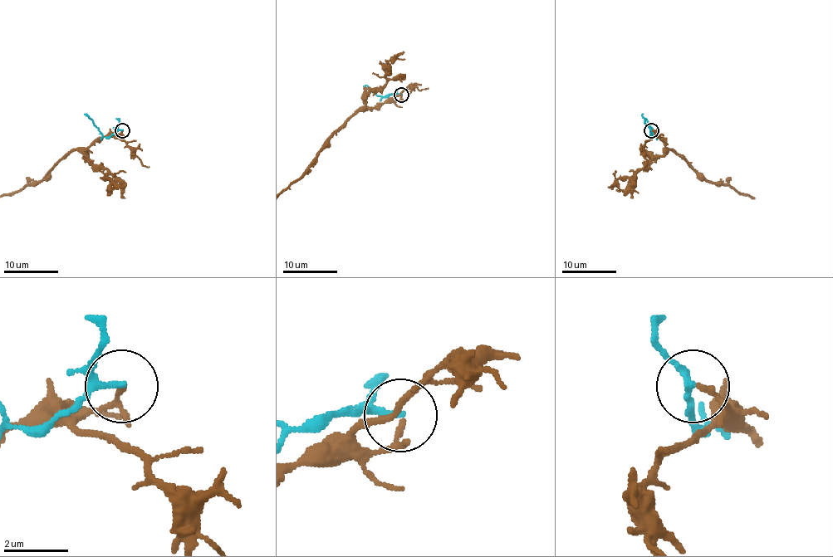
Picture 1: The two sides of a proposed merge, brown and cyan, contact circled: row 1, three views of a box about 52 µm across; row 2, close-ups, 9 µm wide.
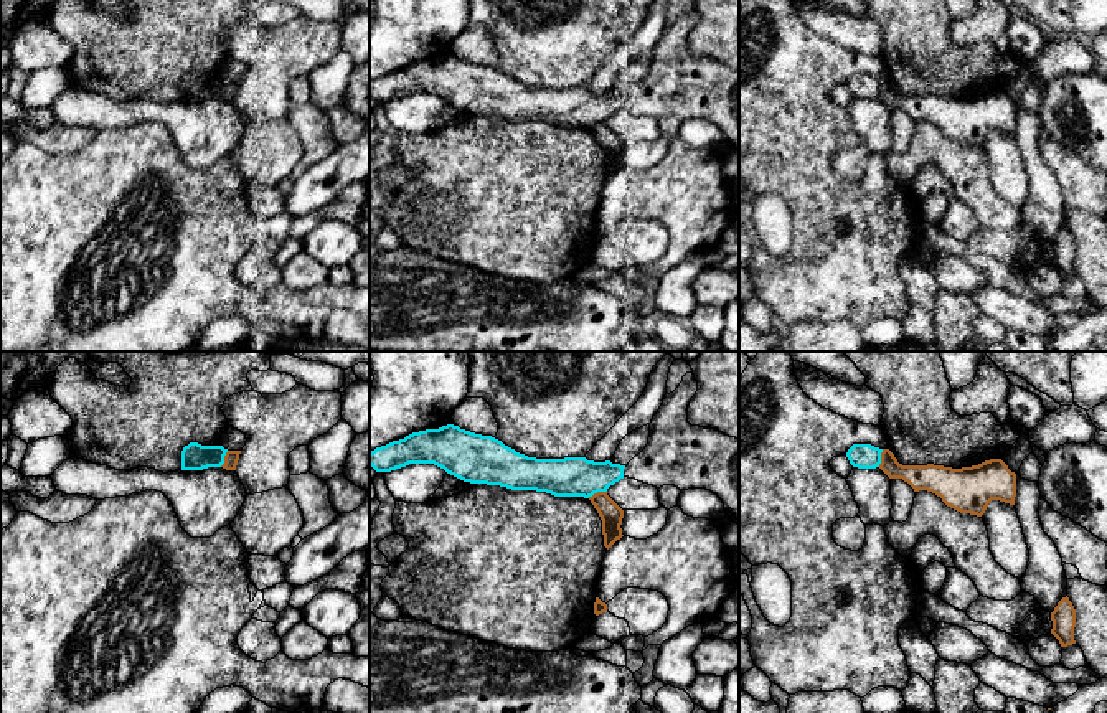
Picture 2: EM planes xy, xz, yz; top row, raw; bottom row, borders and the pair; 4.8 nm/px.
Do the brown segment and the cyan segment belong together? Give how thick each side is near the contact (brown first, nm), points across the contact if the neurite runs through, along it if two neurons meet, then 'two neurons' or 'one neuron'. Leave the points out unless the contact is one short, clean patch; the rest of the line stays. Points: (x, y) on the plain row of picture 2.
110 nm thick on the brown side, 190 nm on the other; border along xz (606, 121), (598, 121), (588, 127); two neurons

